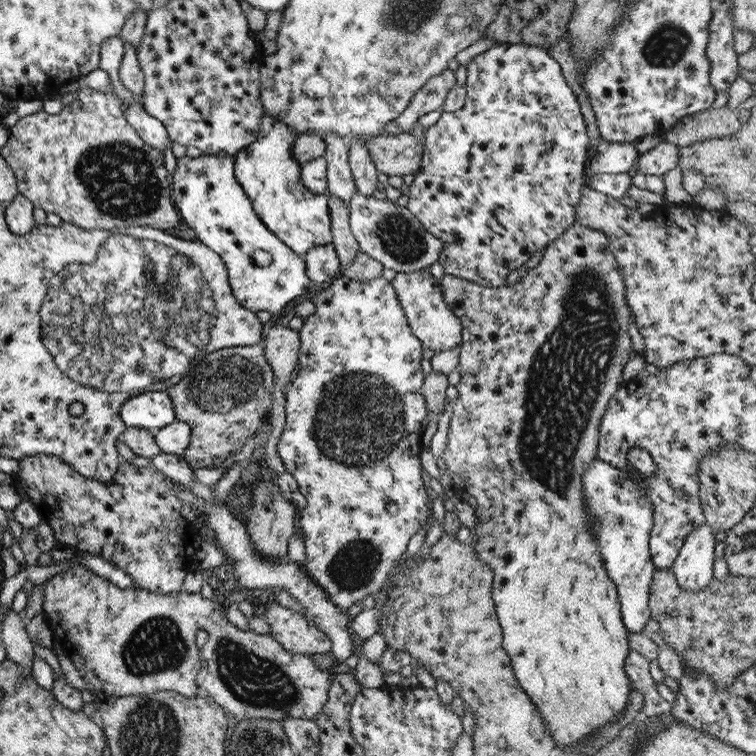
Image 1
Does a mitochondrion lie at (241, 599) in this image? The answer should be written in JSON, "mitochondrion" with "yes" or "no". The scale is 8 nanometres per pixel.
{"mitochondrion":"no"}

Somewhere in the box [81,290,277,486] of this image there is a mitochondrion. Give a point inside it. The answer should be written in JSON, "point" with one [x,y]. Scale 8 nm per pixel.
{"point":[226,383]}

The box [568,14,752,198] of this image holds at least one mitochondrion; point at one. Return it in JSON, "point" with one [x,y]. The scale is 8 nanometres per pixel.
{"point":[664,46]}

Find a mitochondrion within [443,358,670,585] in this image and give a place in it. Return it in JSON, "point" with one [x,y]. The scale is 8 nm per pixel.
{"point":[600,503]}

